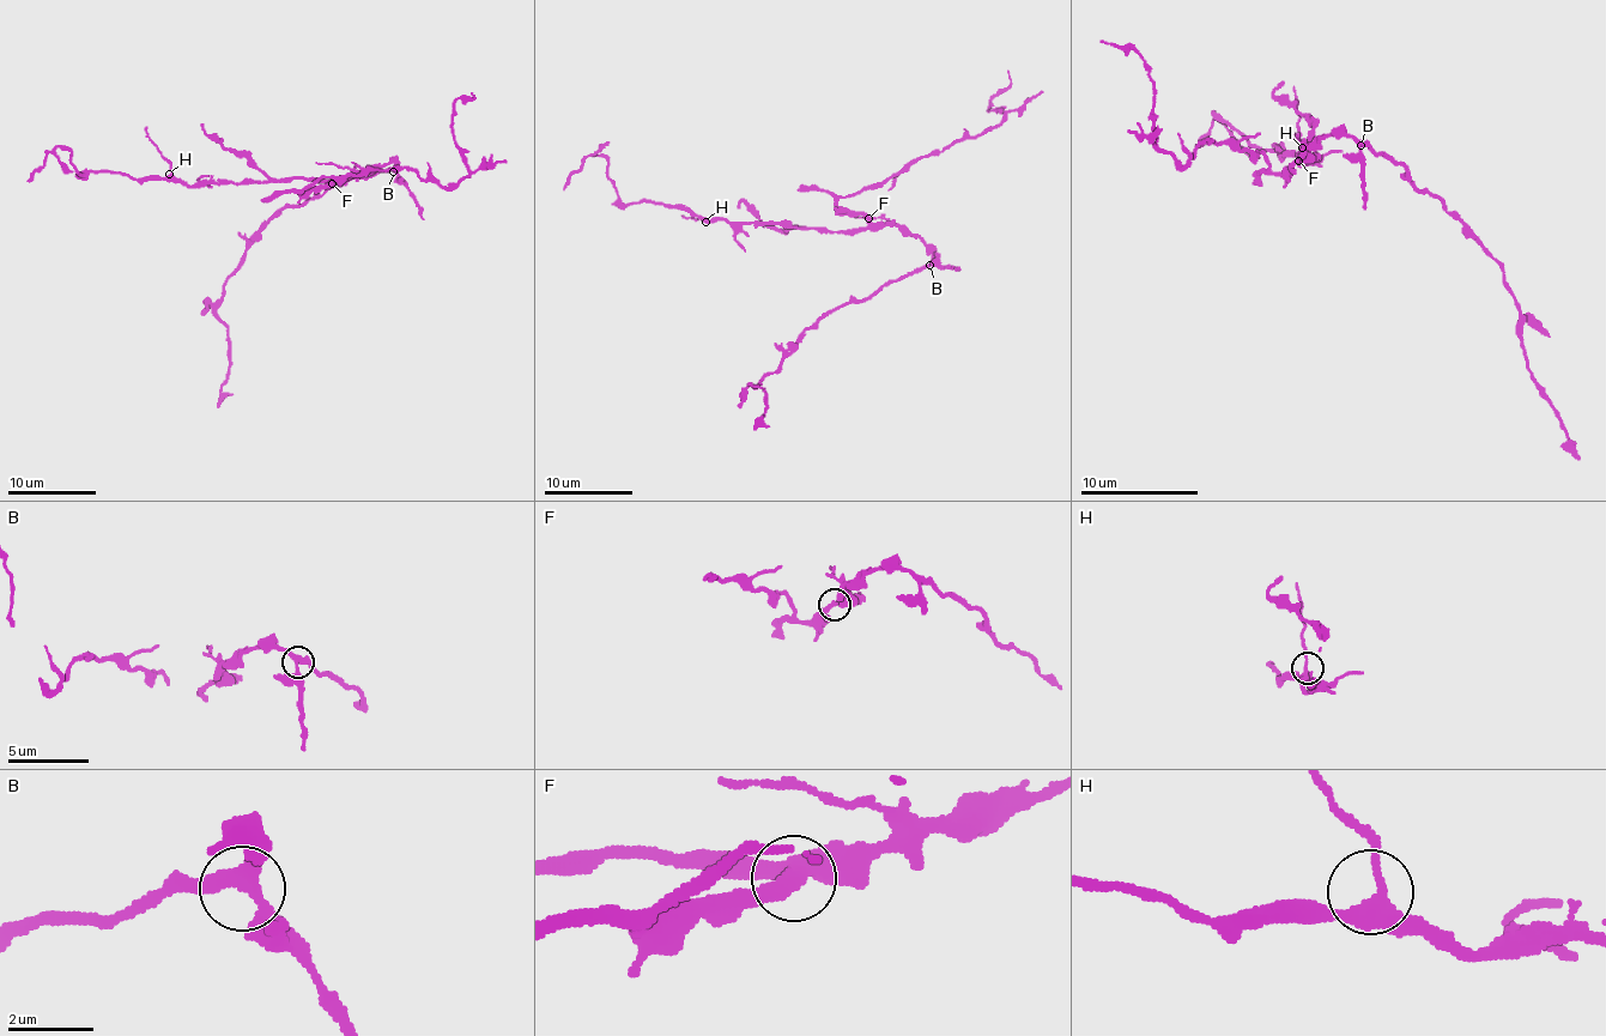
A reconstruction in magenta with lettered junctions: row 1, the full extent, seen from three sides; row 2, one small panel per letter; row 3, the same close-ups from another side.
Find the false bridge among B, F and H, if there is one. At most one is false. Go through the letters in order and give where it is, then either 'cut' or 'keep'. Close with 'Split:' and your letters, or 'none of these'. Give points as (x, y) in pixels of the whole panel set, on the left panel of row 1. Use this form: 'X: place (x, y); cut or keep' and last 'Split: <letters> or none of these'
B: place (393, 171); keep
F: place (332, 183); keep
H: place (169, 174); keep
Split: none of these

